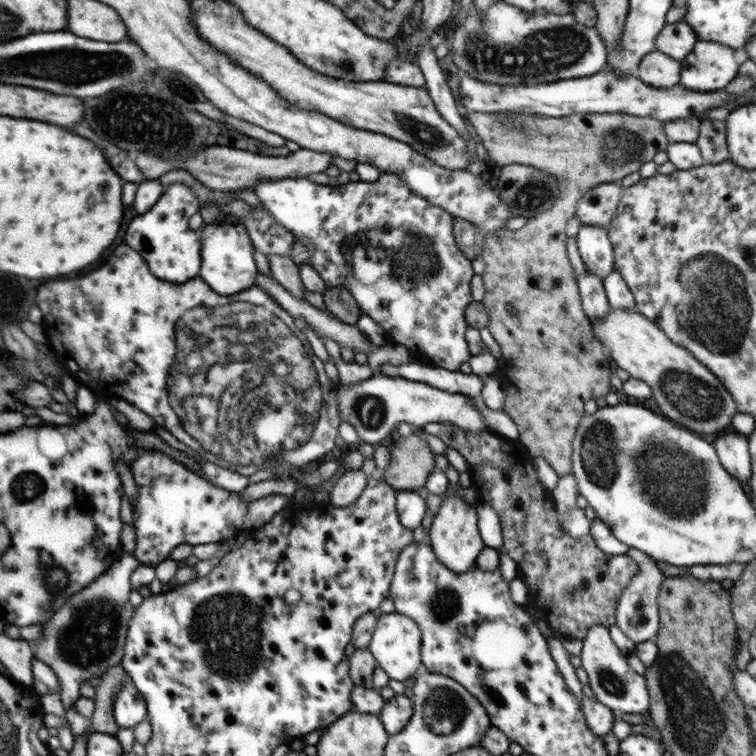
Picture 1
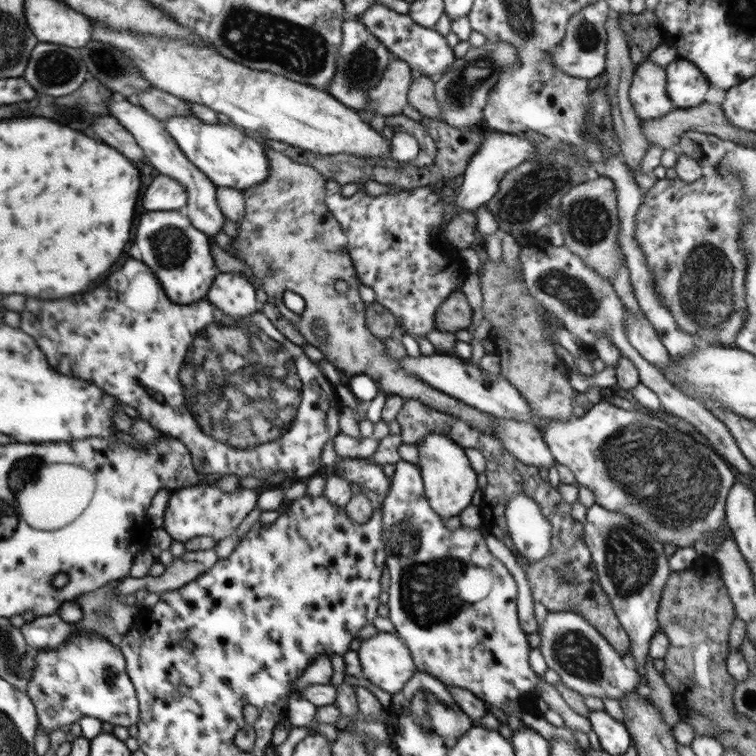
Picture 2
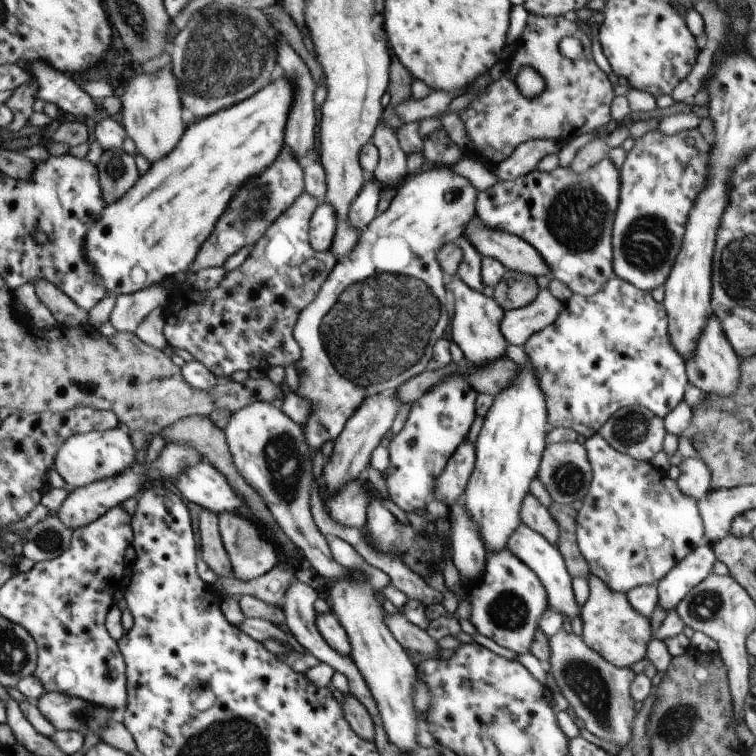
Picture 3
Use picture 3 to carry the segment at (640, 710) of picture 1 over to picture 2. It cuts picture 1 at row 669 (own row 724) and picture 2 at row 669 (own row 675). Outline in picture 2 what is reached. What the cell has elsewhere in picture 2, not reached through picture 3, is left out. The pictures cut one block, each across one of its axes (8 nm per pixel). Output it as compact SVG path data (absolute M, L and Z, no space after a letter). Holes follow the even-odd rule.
M548 611L539 625L540 642L537 644L548 666L556 671L560 680L583 696L603 699L622 699L626 692L639 688L642 675L636 669L627 668L620 653L588 623L583 616L572 611Z

